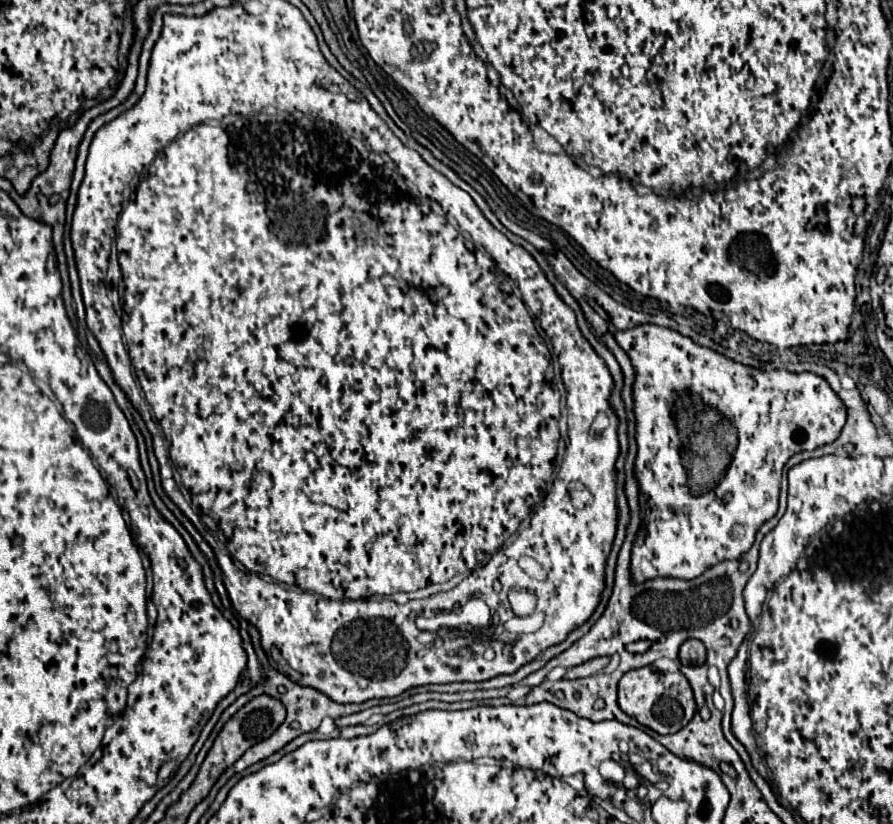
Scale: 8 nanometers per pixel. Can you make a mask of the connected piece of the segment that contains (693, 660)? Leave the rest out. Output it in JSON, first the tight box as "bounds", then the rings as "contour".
{"bounds":[679,640,705,666],"contour":[[[687,640],[679,650],[679,660],[683,666],[701,666],[705,664],[705,646],[699,640]]]}

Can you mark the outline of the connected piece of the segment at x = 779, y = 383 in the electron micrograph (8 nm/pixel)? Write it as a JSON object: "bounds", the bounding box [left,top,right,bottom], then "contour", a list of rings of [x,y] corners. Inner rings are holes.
{"bounds":[613,324,845,584],"contour":[[[639,324],[635,328],[629,328],[629,330],[617,330],[613,334],[613,338],[617,340],[617,344],[627,352],[633,368],[635,368],[635,380],[633,380],[633,402],[635,402],[635,408],[633,408],[633,414],[635,414],[636,420],[636,443],[637,443],[637,457],[634,464],[635,474],[639,483],[641,496],[639,497],[639,507],[642,519],[642,527],[645,528],[645,534],[641,538],[641,542],[637,540],[633,544],[633,552],[631,552],[631,576],[633,576],[633,584],[641,584],[645,580],[651,580],[651,578],[657,578],[657,576],[669,576],[669,578],[679,578],[679,580],[693,580],[697,576],[701,576],[701,572],[705,572],[705,568],[711,568],[713,564],[719,564],[721,560],[739,560],[755,542],[755,534],[757,530],[767,522],[771,520],[775,514],[777,514],[777,502],[779,502],[779,488],[781,488],[781,472],[787,464],[787,460],[797,454],[797,452],[803,452],[803,450],[815,450],[815,448],[821,448],[825,444],[831,444],[833,440],[837,440],[837,436],[841,434],[841,428],[845,426],[845,404],[841,404],[841,398],[833,392],[833,388],[829,388],[827,380],[817,376],[817,374],[811,374],[811,372],[789,372],[789,370],[771,370],[771,372],[765,372],[765,370],[759,370],[759,368],[753,368],[753,366],[745,366],[745,364],[739,364],[735,360],[729,360],[725,358],[723,354],[711,350],[711,348],[703,348],[699,344],[695,344],[691,338],[679,334],[677,330],[671,330],[671,328],[665,328],[665,326],[657,326],[657,324]],[[685,392],[695,392],[699,394],[699,398],[709,404],[711,408],[719,410],[721,414],[725,414],[739,430],[739,444],[737,444],[737,450],[735,450],[735,456],[733,456],[733,462],[725,474],[725,478],[719,482],[719,486],[705,494],[705,496],[691,496],[689,494],[689,488],[687,488],[687,474],[685,474],[685,466],[683,466],[683,458],[681,454],[677,454],[677,448],[681,446],[681,438],[679,438],[679,432],[677,432],[677,426],[673,422],[673,408],[675,408],[675,400]]]}

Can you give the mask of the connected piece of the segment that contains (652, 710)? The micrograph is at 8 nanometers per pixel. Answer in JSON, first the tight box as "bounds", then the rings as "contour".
{"bounds":[619,666,697,734],"contour":[[[645,666],[627,672],[619,680],[619,708],[635,718],[639,724],[659,732],[673,734],[685,728],[697,712],[697,704],[693,700],[693,690],[687,678],[681,672],[661,672],[655,666]]]}

